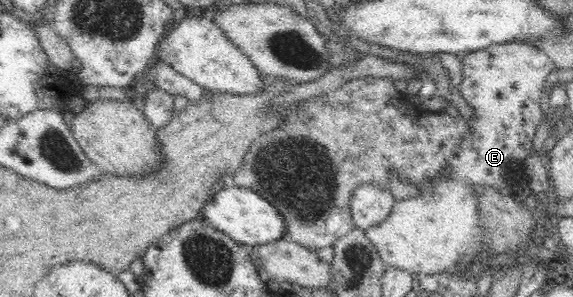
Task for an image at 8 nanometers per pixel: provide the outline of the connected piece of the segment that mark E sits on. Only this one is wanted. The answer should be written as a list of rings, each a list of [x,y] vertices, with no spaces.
[[[524,41],[492,44],[475,52],[466,52],[460,58],[463,64],[463,81],[459,85],[459,91],[477,118],[468,119],[469,135],[450,155],[450,159],[446,159],[441,171],[448,172],[446,180],[433,181],[432,186],[426,186],[414,198],[395,201],[392,213],[384,221],[365,230],[369,242],[387,266],[396,266],[411,274],[429,276],[466,269],[472,265],[476,251],[491,251],[480,225],[480,200],[473,187],[490,186],[506,193],[508,186],[514,187],[525,181],[523,169],[526,165],[523,161],[532,153],[533,139],[543,115],[541,98],[549,87],[547,78],[555,68],[550,57]]]

